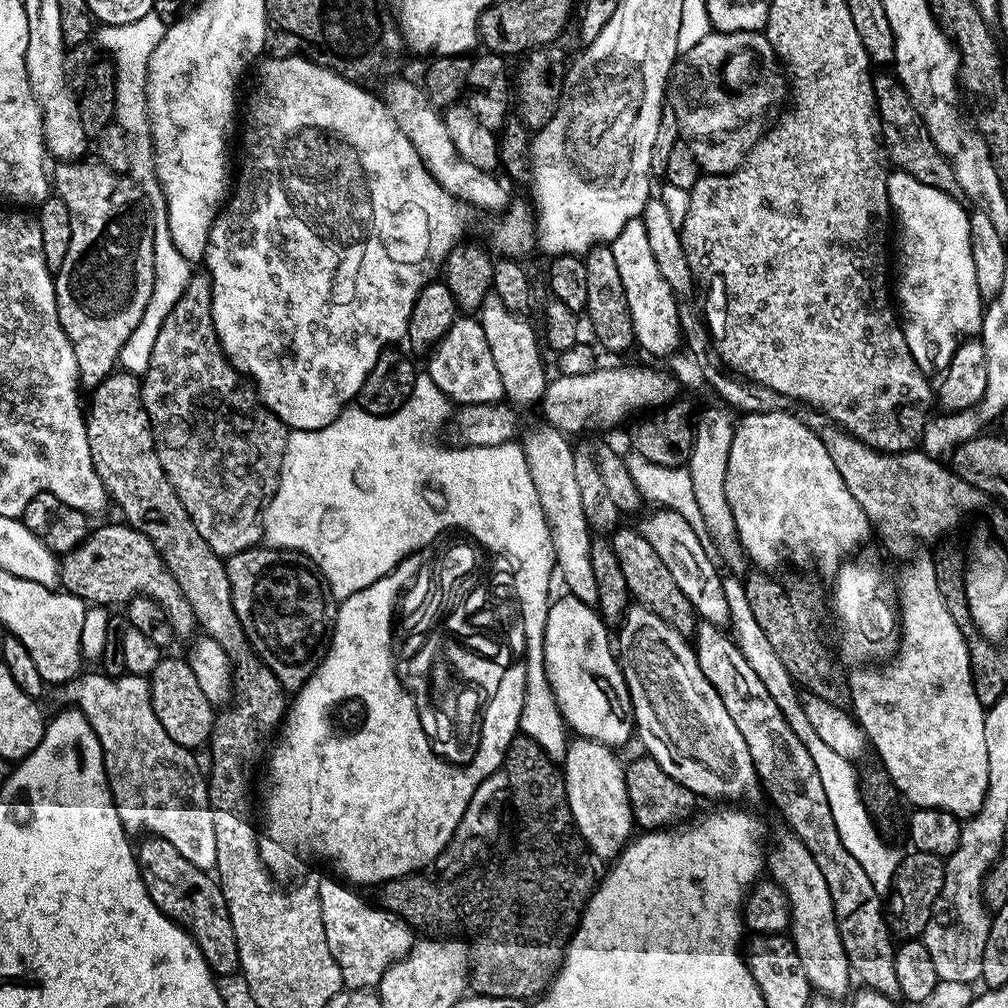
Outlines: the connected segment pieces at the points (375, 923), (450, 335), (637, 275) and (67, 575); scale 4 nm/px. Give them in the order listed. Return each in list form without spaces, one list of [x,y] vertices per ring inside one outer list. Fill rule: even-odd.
[[[335,875],[332,876],[316,884],[316,893],[322,906],[322,926],[326,926],[326,946],[330,946],[334,962],[338,962],[345,989],[375,989],[389,966],[401,960],[412,949],[413,929],[403,918],[387,909],[379,906],[371,908],[356,893],[359,891],[355,887],[349,886]]]
[[[461,315],[431,349],[428,358],[426,374],[434,386],[457,405],[499,404],[505,399],[502,378],[498,375],[498,366],[494,366],[494,357],[490,355],[490,345],[486,342],[486,330],[482,330],[479,319]]]
[[[636,220],[626,222],[626,226],[622,226],[622,232],[611,241],[610,247],[614,254],[614,262],[618,262],[618,274],[622,278],[626,302],[630,306],[635,343],[641,344],[652,356],[670,355],[682,344],[680,305],[677,303],[678,297],[672,293],[662,274],[658,274],[658,262],[654,262],[654,253],[650,251],[650,242],[646,239],[643,223]],[[660,300],[673,304],[669,306],[668,312],[660,308],[656,316],[652,316],[652,308],[658,307]]]
[[[127,522],[119,523],[93,527],[79,546],[63,553],[60,560],[60,584],[63,591],[89,605],[103,606],[124,606],[136,596],[148,596],[151,600],[157,600],[168,613],[168,621],[175,626],[177,637],[188,633],[188,625],[192,626],[194,622],[190,602],[186,602],[178,582],[174,582],[154,542],[150,542],[146,534],[131,528]]]

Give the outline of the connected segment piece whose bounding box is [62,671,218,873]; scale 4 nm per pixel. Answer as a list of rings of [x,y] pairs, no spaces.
[[[103,671],[100,672],[92,672],[89,676],[81,674],[75,680],[69,680],[67,684],[63,685],[62,692],[64,692],[65,698],[69,700],[67,703],[79,708],[82,715],[90,722],[90,726],[102,746],[104,751],[104,773],[108,775],[108,788],[112,791],[112,801],[118,810],[118,818],[122,822],[124,831],[129,834],[144,832],[140,834],[160,836],[163,840],[168,840],[170,846],[174,846],[174,850],[178,850],[178,854],[182,854],[182,858],[186,858],[186,862],[194,862],[194,866],[199,868],[199,870],[211,873],[216,866],[218,846],[214,843],[214,818],[212,817],[212,807],[207,798],[208,782],[205,773],[202,771],[202,768],[200,772],[199,766],[196,765],[196,760],[192,757],[195,755],[189,749],[178,746],[178,742],[174,742],[174,738],[170,738],[170,734],[166,734],[162,722],[158,722],[158,718],[152,709],[152,695],[148,689],[149,681],[145,677],[125,674],[113,678]]]

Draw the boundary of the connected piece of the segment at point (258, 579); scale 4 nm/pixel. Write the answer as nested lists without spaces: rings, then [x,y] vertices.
[[[257,546],[255,548],[247,548],[238,554],[227,557],[224,569],[230,578],[230,590],[232,591],[232,601],[234,602],[234,614],[238,614],[238,622],[242,626],[242,630],[248,639],[248,645],[252,647],[256,653],[260,663],[265,664],[269,670],[278,678],[278,682],[285,690],[299,690],[306,681],[312,677],[312,672],[320,665],[320,661],[324,658],[324,653],[328,650],[330,643],[330,608],[328,612],[328,604],[330,605],[330,593],[325,585],[324,577],[321,576],[315,564],[300,552],[285,552],[283,548],[270,548],[267,546]]]

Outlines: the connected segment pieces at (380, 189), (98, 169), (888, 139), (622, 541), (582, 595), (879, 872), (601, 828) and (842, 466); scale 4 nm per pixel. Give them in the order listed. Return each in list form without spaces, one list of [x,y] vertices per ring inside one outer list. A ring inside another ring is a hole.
[[[303,55],[300,56],[284,56],[281,60],[270,61],[269,64],[265,66],[264,73],[260,76],[260,81],[256,84],[256,93],[253,94],[252,105],[248,108],[248,137],[244,140],[244,148],[248,151],[248,161],[245,162],[244,169],[240,172],[240,181],[238,181],[237,184],[235,181],[226,203],[221,207],[219,216],[217,216],[215,222],[212,224],[202,264],[203,267],[208,267],[208,269],[206,269],[206,275],[212,289],[212,321],[214,322],[214,330],[218,334],[218,342],[224,351],[224,357],[231,362],[237,372],[243,374],[251,381],[262,403],[284,423],[285,428],[305,432],[306,430],[318,430],[322,426],[330,426],[330,422],[337,420],[341,412],[359,397],[360,391],[362,390],[362,382],[366,382],[366,374],[370,374],[370,370],[374,370],[374,362],[378,362],[380,355],[382,355],[389,346],[399,345],[396,343],[398,343],[399,340],[401,343],[401,341],[407,337],[410,310],[414,308],[414,302],[421,290],[437,279],[438,273],[444,267],[445,258],[450,254],[450,250],[465,239],[464,231],[468,228],[468,212],[470,213],[470,208],[469,205],[464,203],[463,199],[450,195],[450,193],[432,177],[431,172],[428,171],[428,167],[424,164],[424,159],[420,157],[418,150],[410,142],[410,138],[406,138],[406,134],[401,130],[398,122],[392,116],[391,110],[384,105],[383,99],[381,99],[377,93],[375,96],[374,93],[368,92],[372,90],[369,90],[367,87],[350,82],[346,78],[342,78],[338,73],[332,71],[331,68],[326,68],[323,64],[315,64],[313,60],[309,60]]]
[[[92,158],[70,160],[57,163],[56,165],[58,166],[54,168],[54,192],[55,195],[62,198],[62,202],[66,202],[66,210],[70,210],[70,250],[66,250],[66,258],[62,262],[62,266],[54,273],[58,318],[66,338],[70,338],[72,343],[78,379],[85,389],[94,390],[107,376],[112,375],[117,367],[120,351],[126,342],[126,338],[130,338],[130,334],[134,334],[134,326],[138,326],[138,322],[142,320],[142,314],[146,314],[146,302],[150,302],[150,294],[154,288],[154,278],[156,277],[154,274],[154,230],[152,229],[152,218],[149,213],[148,200],[144,196],[139,183],[131,175],[115,173],[114,170],[108,168],[103,162],[95,164]]]
[[[892,74],[877,75],[874,83],[876,85],[876,103],[882,117],[882,139],[891,163],[897,169],[909,172],[923,184],[941,188],[949,196],[963,197],[964,191],[958,184],[958,178],[952,169],[952,162],[941,154],[938,146],[934,146],[918,110],[912,106],[912,100],[908,97],[908,91],[904,85]]]
[[[620,526],[611,533],[610,539],[614,554],[618,554],[618,563],[622,565],[622,574],[626,574],[626,586],[631,599],[641,608],[649,608],[658,618],[667,620],[686,638],[691,637],[691,632],[698,625],[696,611],[692,609],[692,603],[678,590],[678,582],[674,582],[670,570],[666,570],[666,562],[658,558],[658,550],[646,542],[639,530],[635,527],[624,528]]]
[[[543,426],[536,428],[525,440],[522,440],[522,447],[526,454],[526,466],[530,466],[530,478],[534,478],[534,486],[538,490],[538,502],[542,502],[542,510],[548,519],[550,526],[550,538],[554,542],[556,551],[556,566],[558,576],[564,579],[567,591],[574,598],[593,606],[598,602],[598,582],[594,582],[594,569],[590,566],[590,546],[594,539],[593,529],[590,527],[586,513],[582,510],[582,497],[578,491],[578,474],[574,468],[574,444],[571,444],[569,437],[557,428]]]
[[[727,575],[723,579],[723,593],[726,595],[729,625],[733,630],[731,633],[736,645],[746,662],[760,677],[772,699],[776,701],[776,705],[784,714],[792,731],[801,742],[805,743],[806,750],[810,752],[814,760],[814,766],[817,767],[818,775],[822,780],[826,800],[829,802],[834,826],[837,827],[842,845],[862,864],[877,891],[881,894],[887,893],[892,887],[896,874],[898,855],[896,856],[895,850],[880,837],[880,832],[876,829],[877,821],[868,811],[868,807],[864,805],[864,800],[860,796],[858,772],[852,769],[855,768],[853,761],[840,757],[836,751],[830,750],[830,746],[826,746],[826,742],[822,742],[822,738],[818,738],[818,734],[814,734],[814,726],[811,725],[810,718],[806,717],[801,695],[798,694],[797,683],[786,670],[778,654],[774,653],[773,646],[767,641],[766,634],[763,633],[761,626],[755,621],[754,614],[751,613],[743,581],[737,575]]]
[[[572,738],[564,751],[562,775],[566,786],[566,798],[576,823],[580,839],[587,851],[600,860],[615,861],[625,844],[634,836],[632,807],[626,790],[625,765],[620,764],[617,753],[596,740]]]
[[[804,410],[799,418],[822,438],[822,446],[826,446],[826,454],[834,458],[834,466],[838,466],[838,474],[842,474],[846,488],[858,498],[858,506],[862,506],[878,536],[880,532],[888,544],[895,542],[896,532],[902,531],[904,524],[918,539],[936,540],[958,527],[963,516],[990,504],[985,492],[970,486],[970,482],[952,471],[947,463],[923,450],[880,452],[845,432],[821,412]]]

